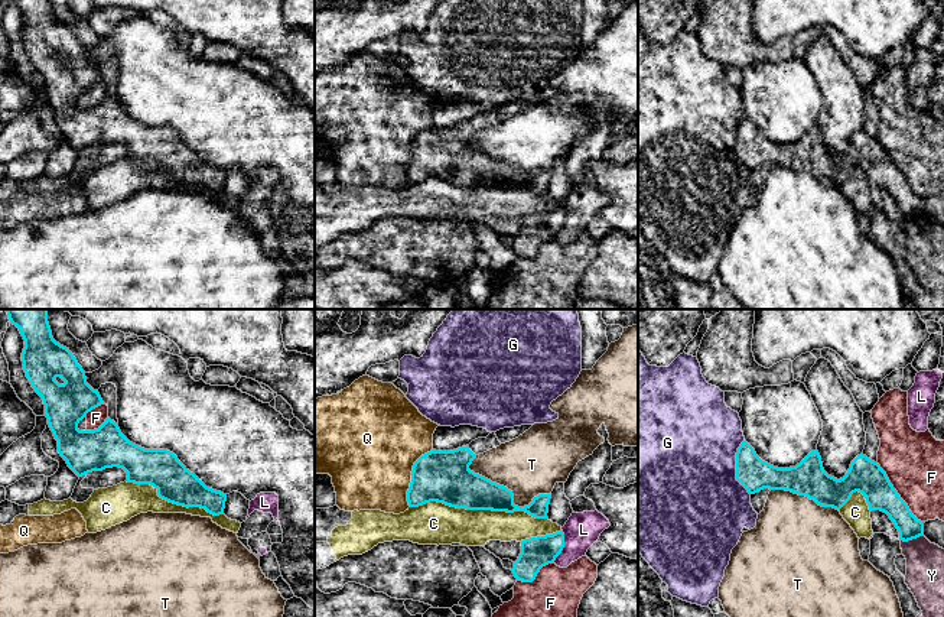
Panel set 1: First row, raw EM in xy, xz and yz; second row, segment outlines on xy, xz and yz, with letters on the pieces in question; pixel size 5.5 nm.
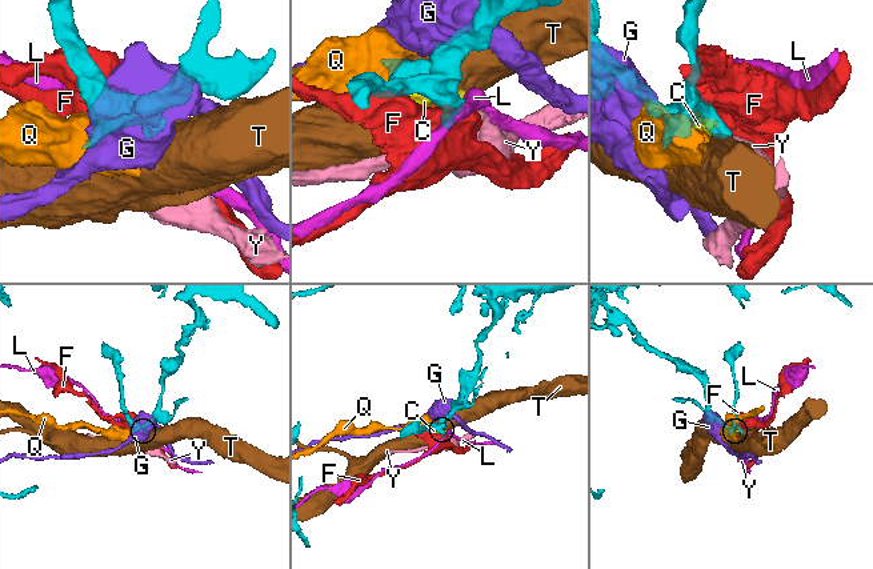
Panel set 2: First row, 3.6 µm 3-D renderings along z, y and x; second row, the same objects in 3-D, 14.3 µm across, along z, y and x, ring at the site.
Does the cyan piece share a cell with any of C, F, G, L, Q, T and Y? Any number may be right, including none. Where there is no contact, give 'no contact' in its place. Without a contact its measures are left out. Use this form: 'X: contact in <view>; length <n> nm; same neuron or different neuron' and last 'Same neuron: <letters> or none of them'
C: contact in xz; length 750 nm; different neuron
F: contact in yz; length 420 nm; different neuron
G: contact in yz; length 320 nm; different neuron
L: contact in xz; length 200 nm; different neuron
Q: contact in xz; length 340 nm; different neuron
T: contact in xz; length 500 nm; different neuron
Y: contact in yz; length 130 nm; different neuron
Same neuron: none of them

